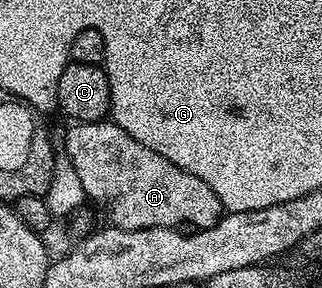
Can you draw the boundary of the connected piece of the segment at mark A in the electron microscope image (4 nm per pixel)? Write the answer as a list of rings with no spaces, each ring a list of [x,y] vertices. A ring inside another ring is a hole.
[[[104,119],[70,127],[74,128],[66,132],[65,155],[80,177],[87,197],[106,207],[113,227],[120,230],[176,228],[180,222],[192,222],[197,228],[210,228],[222,219],[222,203],[208,182],[200,182],[196,174],[188,174],[188,170],[180,170],[180,166],[156,154],[156,150],[148,150],[132,134],[120,130],[118,124]]]

